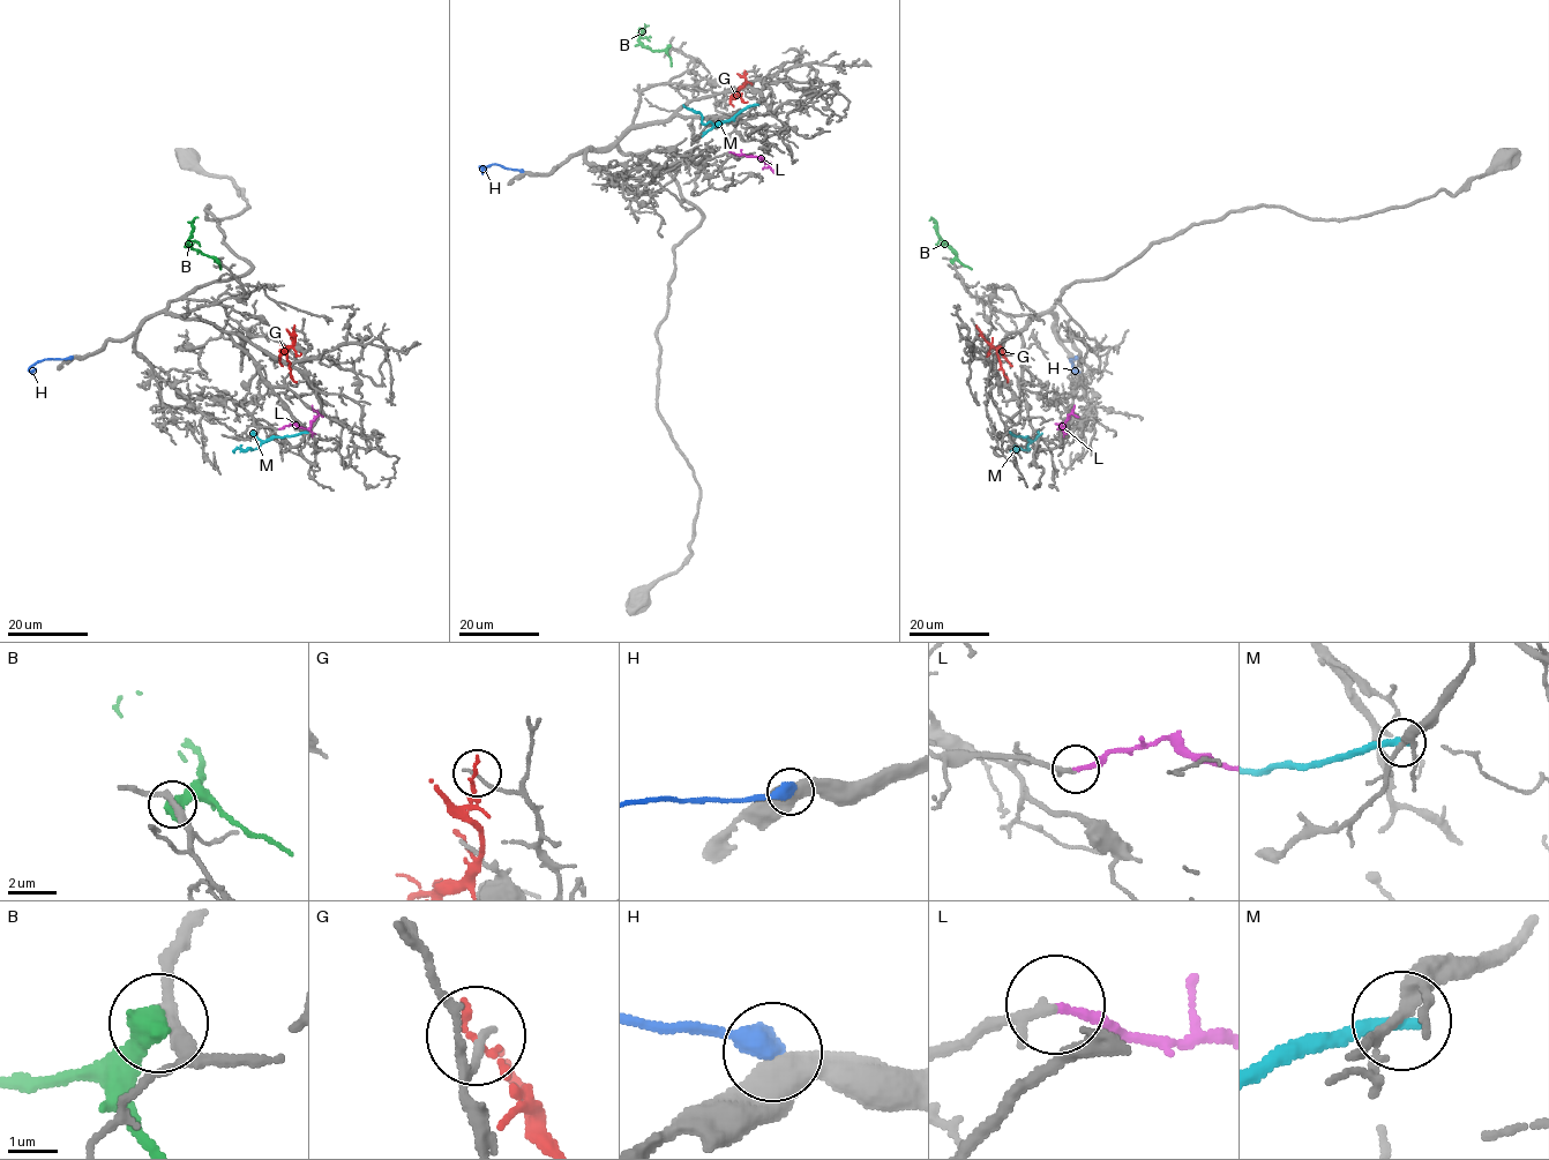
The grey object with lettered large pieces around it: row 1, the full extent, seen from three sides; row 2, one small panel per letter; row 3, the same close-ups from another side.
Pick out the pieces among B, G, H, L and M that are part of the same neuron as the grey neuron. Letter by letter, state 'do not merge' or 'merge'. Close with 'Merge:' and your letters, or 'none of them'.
B: do not merge
G: do not merge
H: do not merge
L: merge
M: do not merge
Merge: L

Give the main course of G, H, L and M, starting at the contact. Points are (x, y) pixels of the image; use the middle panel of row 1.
G: (745, 72), (746, 83), (738, 91), (748, 102)
H: (523, 172), (492, 164), (479, 166), (486, 172)
L: (730, 151), (760, 157), (769, 164), (763, 169)
M: (756, 104), (748, 105), (727, 120), (715, 125), (703, 124), (701, 113), (683, 104)

